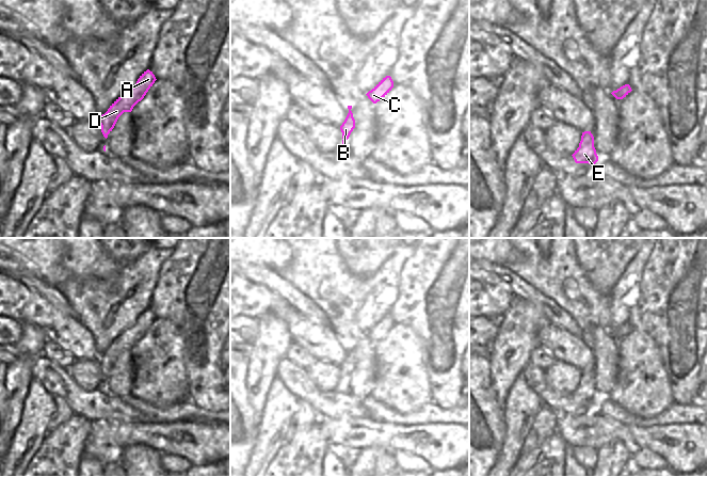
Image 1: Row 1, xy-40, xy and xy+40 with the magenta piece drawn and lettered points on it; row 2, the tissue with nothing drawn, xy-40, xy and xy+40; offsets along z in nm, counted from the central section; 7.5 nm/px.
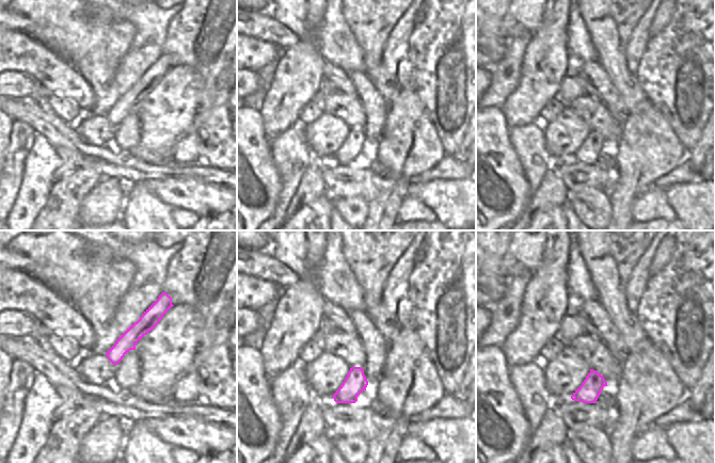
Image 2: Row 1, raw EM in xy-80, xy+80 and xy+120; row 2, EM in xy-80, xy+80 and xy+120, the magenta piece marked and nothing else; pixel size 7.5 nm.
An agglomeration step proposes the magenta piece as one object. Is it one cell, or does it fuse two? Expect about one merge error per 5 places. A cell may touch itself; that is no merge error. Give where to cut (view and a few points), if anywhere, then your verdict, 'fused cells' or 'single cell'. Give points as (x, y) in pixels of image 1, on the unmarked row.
no cut; single cell

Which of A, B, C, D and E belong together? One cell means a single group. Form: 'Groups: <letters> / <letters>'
Groups: A B C D E

